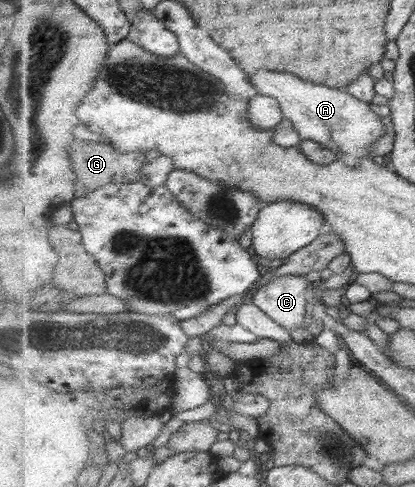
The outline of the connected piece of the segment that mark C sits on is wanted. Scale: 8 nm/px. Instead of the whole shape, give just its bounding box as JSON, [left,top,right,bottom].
[251,276,310,330]

